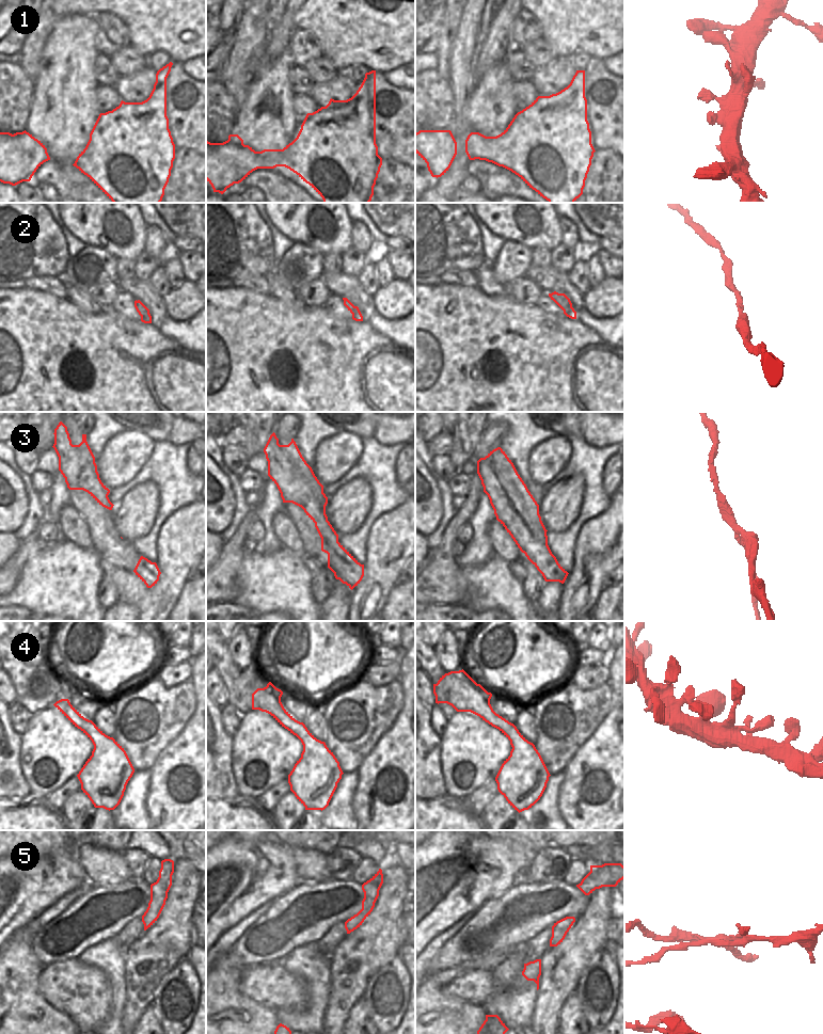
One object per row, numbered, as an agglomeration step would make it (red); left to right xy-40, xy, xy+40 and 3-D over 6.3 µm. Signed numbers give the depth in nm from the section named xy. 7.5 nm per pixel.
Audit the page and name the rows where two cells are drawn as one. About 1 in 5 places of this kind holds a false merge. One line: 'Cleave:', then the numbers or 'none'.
Cleave: 3, 5

